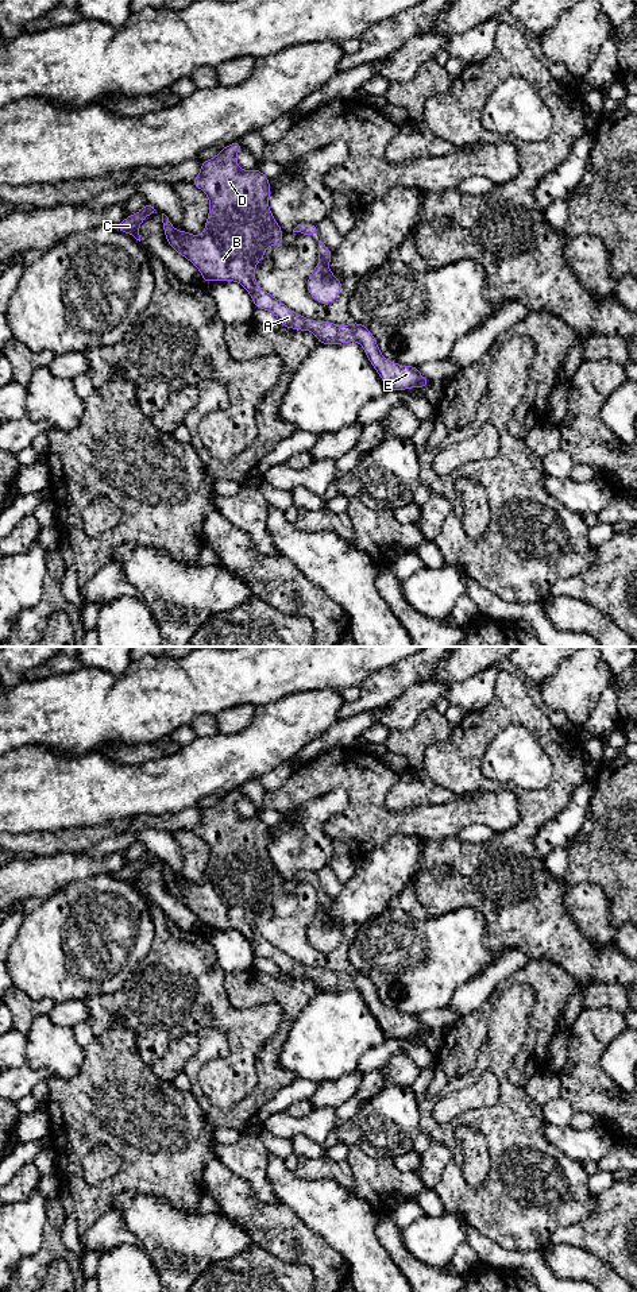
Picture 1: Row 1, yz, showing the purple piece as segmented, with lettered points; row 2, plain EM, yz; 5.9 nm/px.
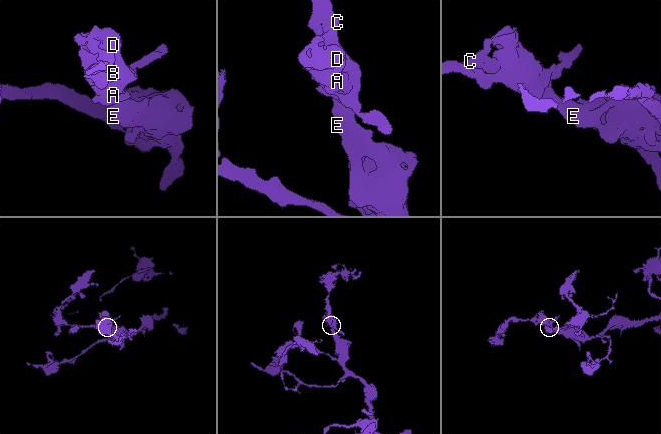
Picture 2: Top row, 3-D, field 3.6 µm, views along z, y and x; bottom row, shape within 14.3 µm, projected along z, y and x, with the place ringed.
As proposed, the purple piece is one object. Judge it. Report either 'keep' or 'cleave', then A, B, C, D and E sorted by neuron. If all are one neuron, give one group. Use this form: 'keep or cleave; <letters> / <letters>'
keep; A B C D E

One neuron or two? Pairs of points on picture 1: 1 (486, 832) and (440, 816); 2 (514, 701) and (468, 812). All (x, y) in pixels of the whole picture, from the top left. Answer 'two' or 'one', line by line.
1: two
2: two

